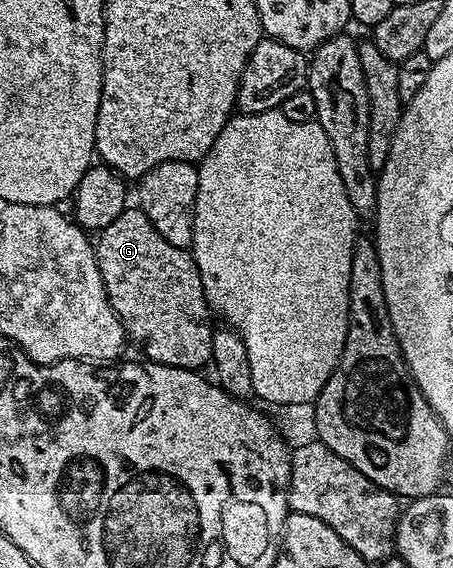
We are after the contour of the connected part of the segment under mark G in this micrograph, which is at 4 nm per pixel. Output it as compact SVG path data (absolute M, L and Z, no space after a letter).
M128 208L105 229L98 231L94 243L95 259L101 268L101 280L109 296L109 304L123 325L123 333L143 349L144 359L198 371L211 361L212 311L195 267L195 259L186 249L174 247L157 232L139 208Z

